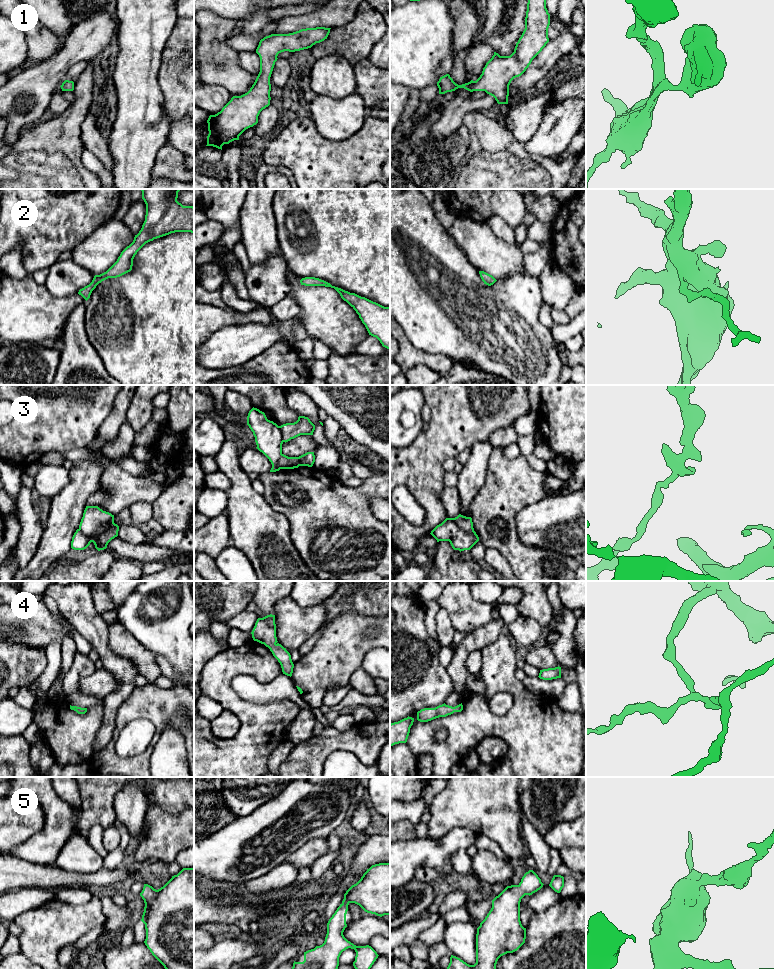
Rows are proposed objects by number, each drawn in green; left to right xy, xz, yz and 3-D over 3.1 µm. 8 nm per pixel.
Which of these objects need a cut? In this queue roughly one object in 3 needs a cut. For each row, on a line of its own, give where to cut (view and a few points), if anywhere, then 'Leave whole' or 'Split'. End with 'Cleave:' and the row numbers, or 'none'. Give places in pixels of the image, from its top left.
1: No split. Leave whole
2: No split. Leave whole
3: Split along xy (113, 521), (104, 531), (97, 535), (85, 535), (79, 529). Split
4: No split. Leave whole
5: No split. Leave whole
Cleave: 3

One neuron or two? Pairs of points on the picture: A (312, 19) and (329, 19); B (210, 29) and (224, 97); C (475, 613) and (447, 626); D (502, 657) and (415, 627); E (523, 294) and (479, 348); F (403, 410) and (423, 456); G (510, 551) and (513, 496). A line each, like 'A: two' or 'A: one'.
A: one
B: two
C: two
D: two
E: one
F: two
G: one

